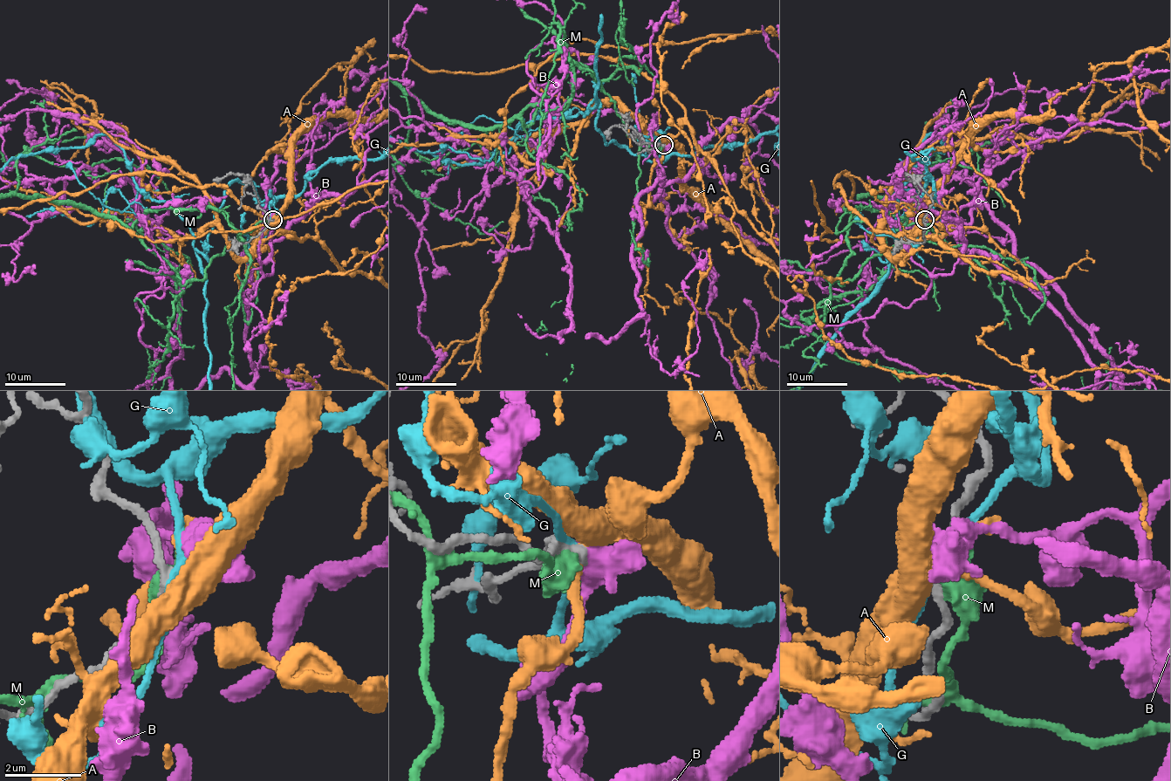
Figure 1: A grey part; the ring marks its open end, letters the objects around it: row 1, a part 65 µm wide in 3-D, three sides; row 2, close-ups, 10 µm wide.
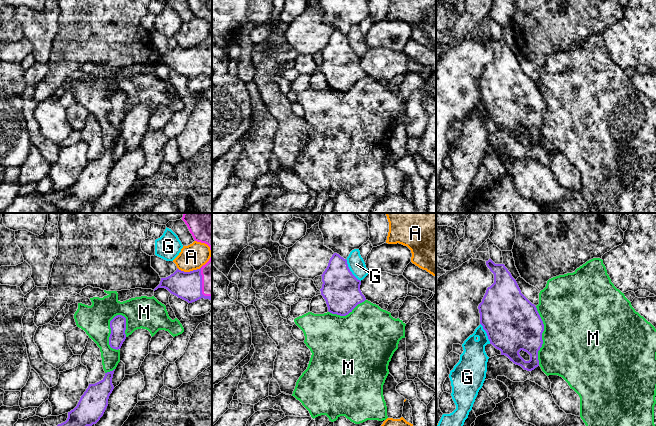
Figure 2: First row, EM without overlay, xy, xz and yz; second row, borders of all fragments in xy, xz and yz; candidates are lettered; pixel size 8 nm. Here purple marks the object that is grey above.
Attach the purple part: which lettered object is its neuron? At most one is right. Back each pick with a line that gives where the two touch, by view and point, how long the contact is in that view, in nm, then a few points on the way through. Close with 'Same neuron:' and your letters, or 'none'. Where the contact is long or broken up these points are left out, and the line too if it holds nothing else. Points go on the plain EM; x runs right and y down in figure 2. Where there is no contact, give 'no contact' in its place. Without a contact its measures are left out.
B: contact xy (201, 60); length 260 nm
Same neuron: B

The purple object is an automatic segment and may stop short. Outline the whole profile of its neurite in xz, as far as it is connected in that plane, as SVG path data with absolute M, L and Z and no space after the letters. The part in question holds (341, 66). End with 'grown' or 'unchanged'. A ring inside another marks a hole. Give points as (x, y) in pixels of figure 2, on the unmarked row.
M334 29L323 48L321 71L332 90L346 92L366 76L360 66L361 57L350 47L347 36Z; unchanged

